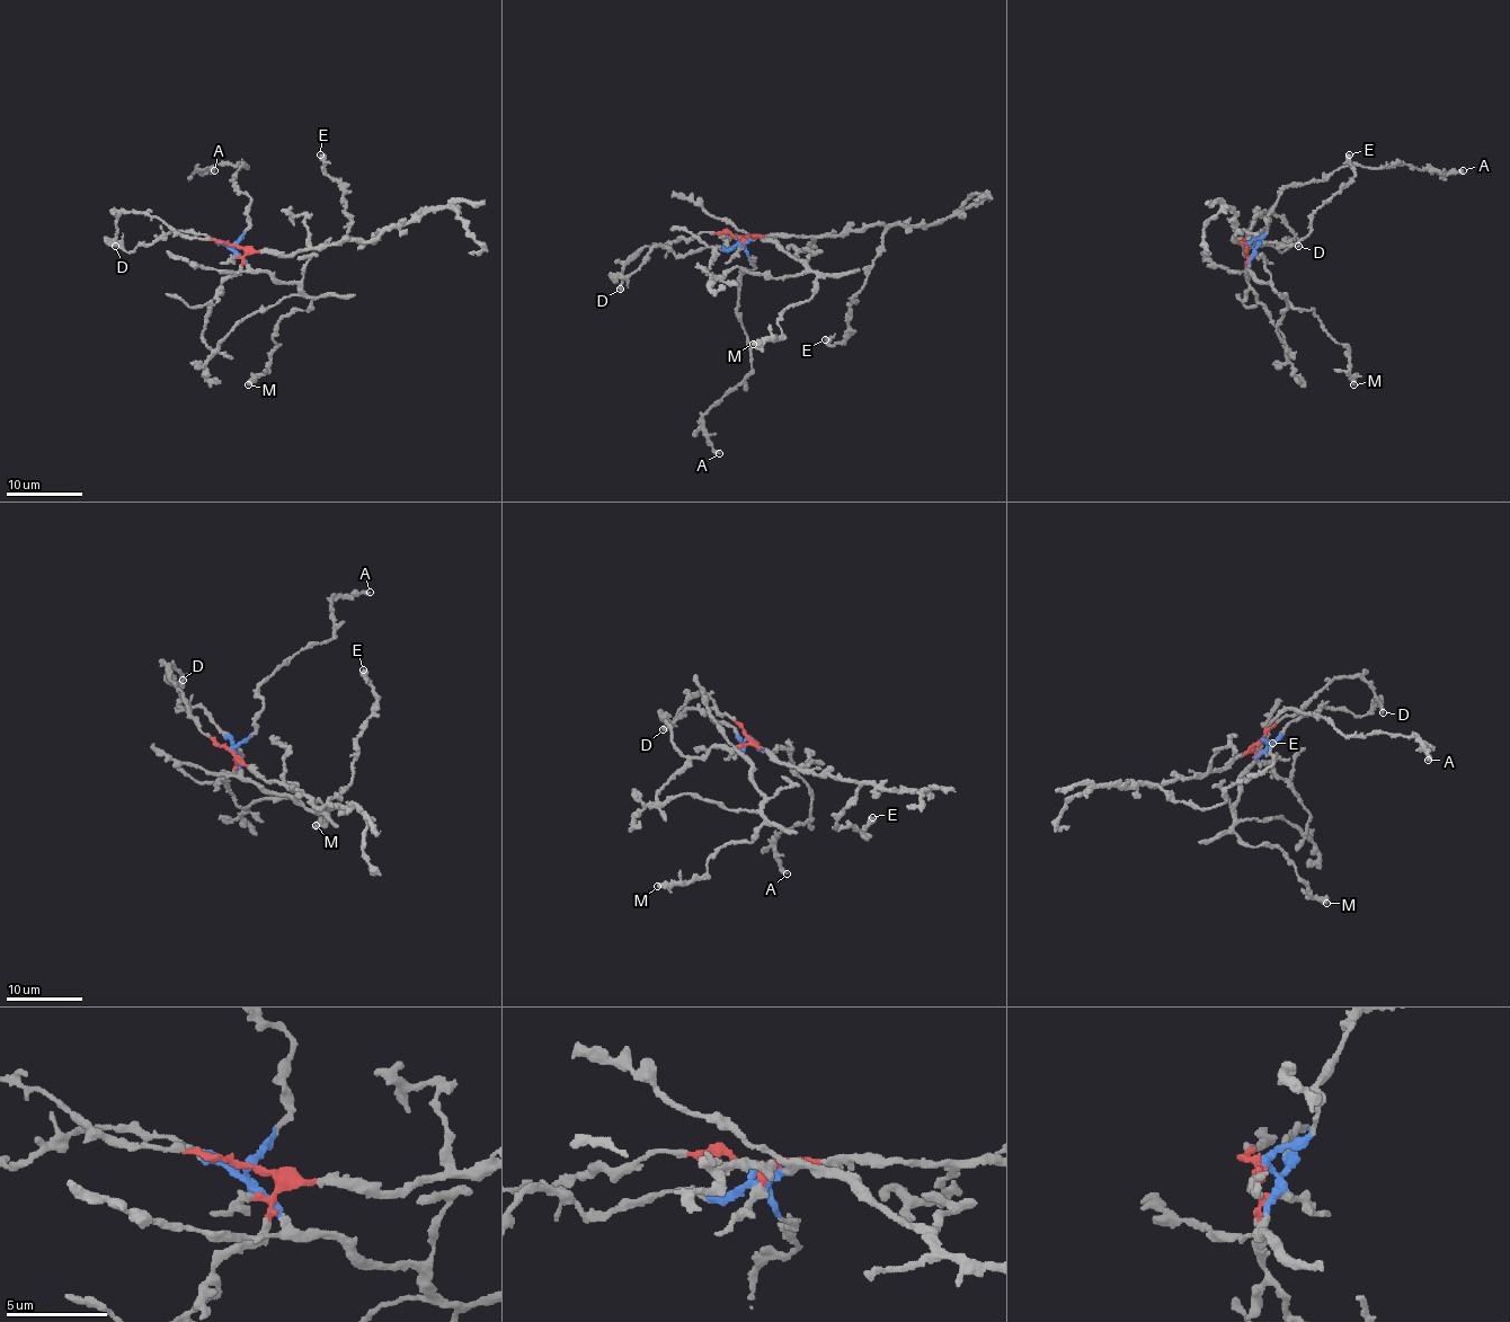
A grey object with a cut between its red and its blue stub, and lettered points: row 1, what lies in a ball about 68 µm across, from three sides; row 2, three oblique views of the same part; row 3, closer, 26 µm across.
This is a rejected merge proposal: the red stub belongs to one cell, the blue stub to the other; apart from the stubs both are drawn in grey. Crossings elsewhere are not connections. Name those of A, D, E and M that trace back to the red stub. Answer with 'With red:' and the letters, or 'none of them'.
With red: D, E

